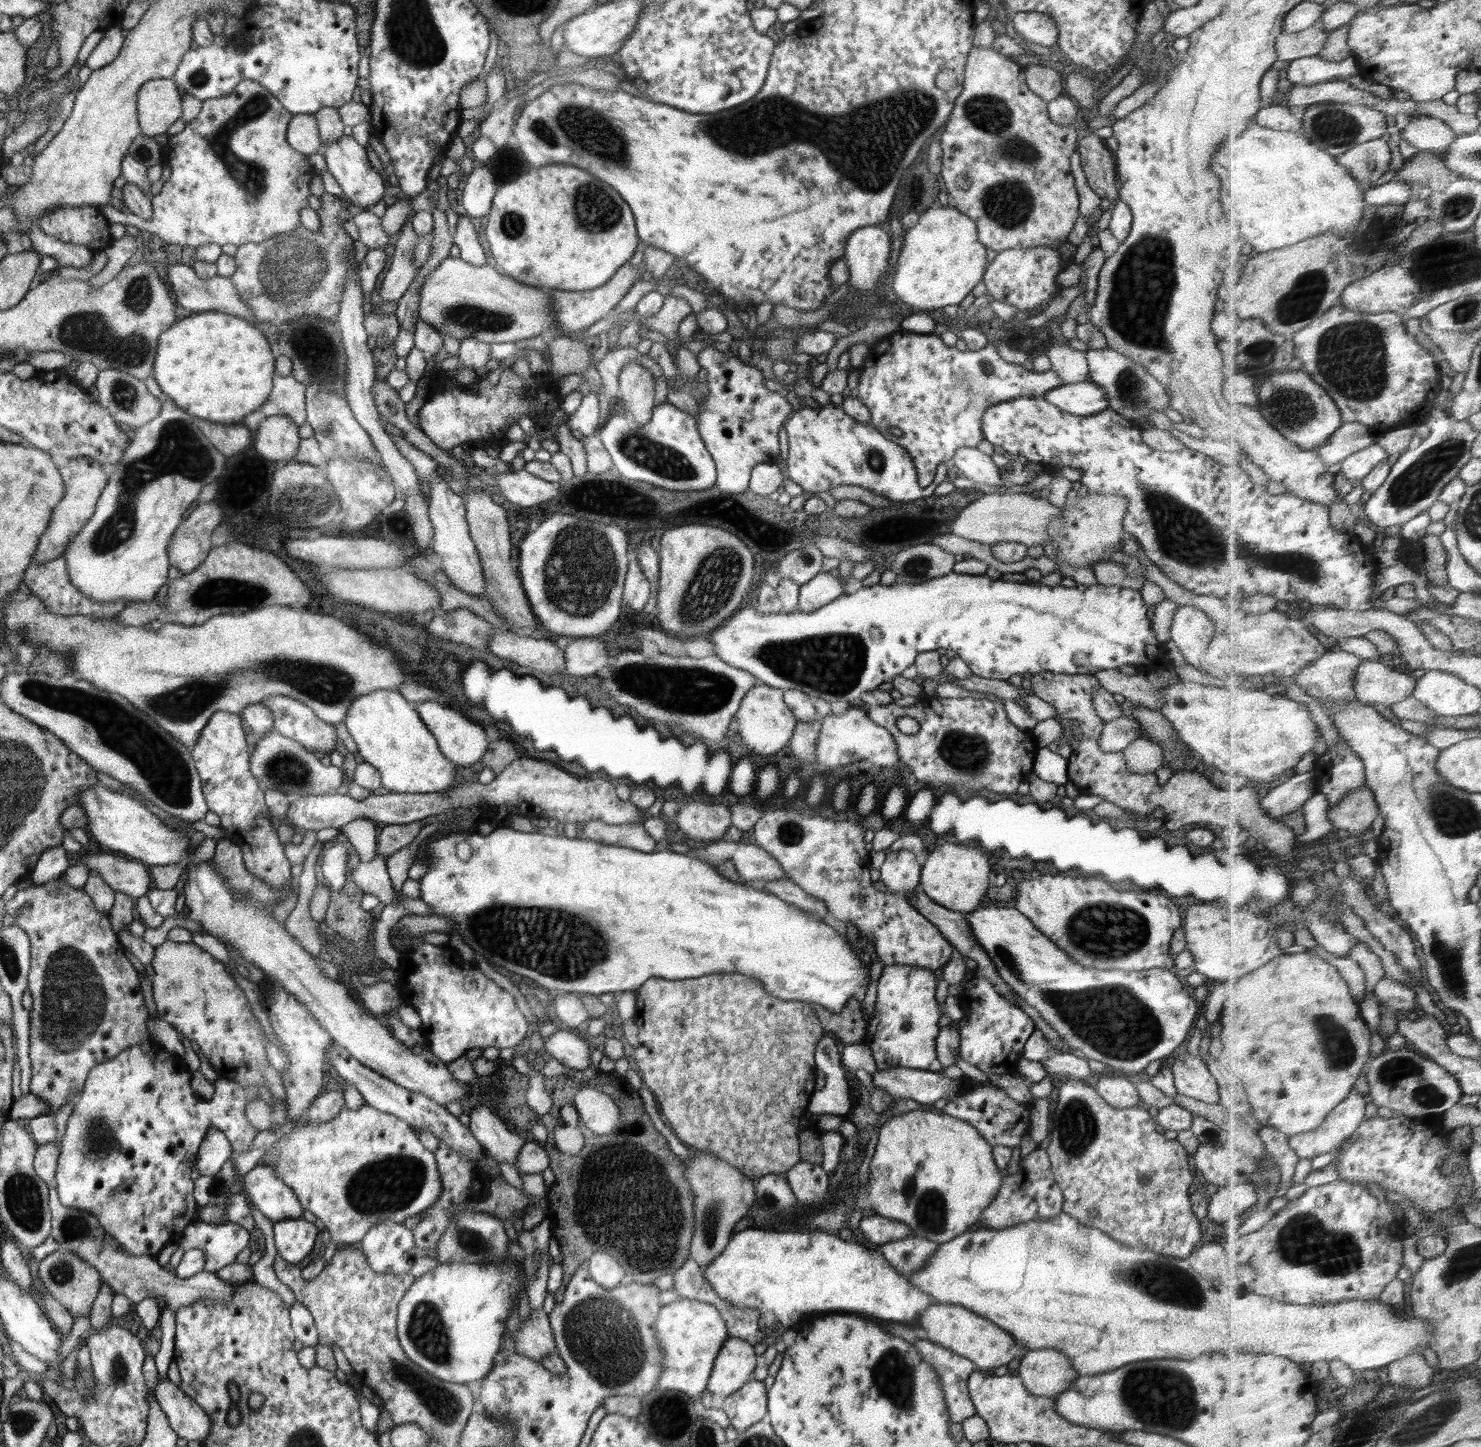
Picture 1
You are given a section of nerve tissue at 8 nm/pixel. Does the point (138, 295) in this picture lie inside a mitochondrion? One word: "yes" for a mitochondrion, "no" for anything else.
yes

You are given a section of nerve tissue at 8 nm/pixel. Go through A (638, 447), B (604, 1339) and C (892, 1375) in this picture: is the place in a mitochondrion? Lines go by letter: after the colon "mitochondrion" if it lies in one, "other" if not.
A: mitochondrion
B: mitochondrion
C: mitochondrion

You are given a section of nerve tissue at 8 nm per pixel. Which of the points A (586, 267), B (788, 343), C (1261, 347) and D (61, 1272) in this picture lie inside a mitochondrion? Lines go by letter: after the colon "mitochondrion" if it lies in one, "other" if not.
A: other
B: mitochondrion
C: mitochondrion
D: mitochondrion

